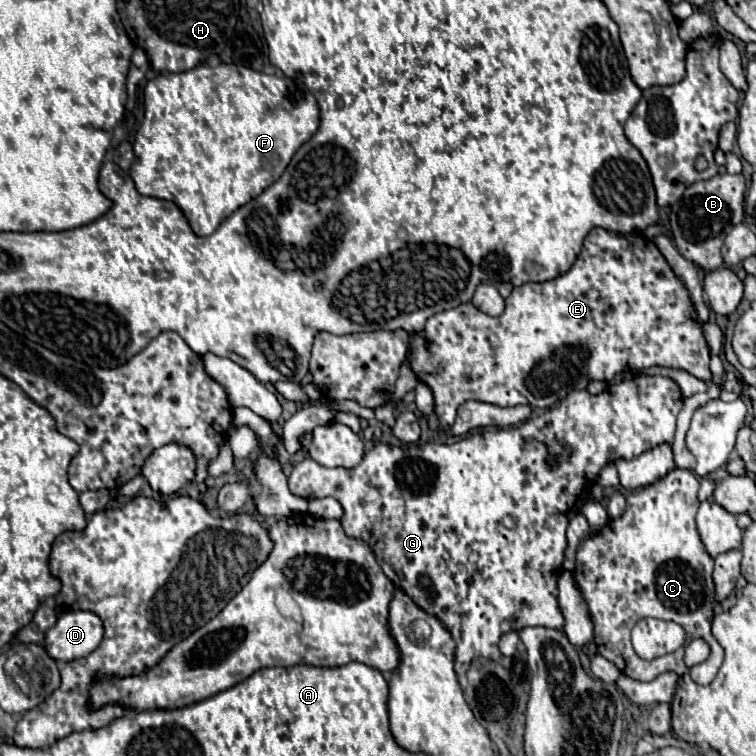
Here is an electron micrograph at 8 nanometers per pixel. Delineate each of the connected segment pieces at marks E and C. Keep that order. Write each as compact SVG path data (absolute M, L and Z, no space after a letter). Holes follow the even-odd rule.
M593 228L567 274L543 284L529 282L513 288L501 316L491 318L467 302L431 316L425 332L419 334L419 340L417 334L411 334L411 368L417 378L433 390L435 412L443 426L453 422L453 414L457 414L457 408L467 400L489 402L503 408L519 404L549 408L555 398L563 400L575 386L579 390L585 388L589 380L611 382L623 368L643 370L649 366L665 366L687 370L695 378L711 382L711 352L703 338L689 292L655 244L645 240L639 232L617 236L603 228Z
M675 468L655 484L633 490L627 496L627 510L605 528L585 538L577 550L573 580L581 590L593 620L593 638L581 646L581 652L589 658L601 654L625 676L641 682L655 680L659 674L671 670L679 676L689 672L697 684L709 684L723 662L723 648L711 634L715 592L711 580L713 560L705 552L695 528L695 514L699 508L697 490L697 476L689 470ZM643 616L681 624L687 632L687 640L707 640L711 646L709 658L695 668L687 668L681 646L669 656L641 660L631 646L631 628Z

